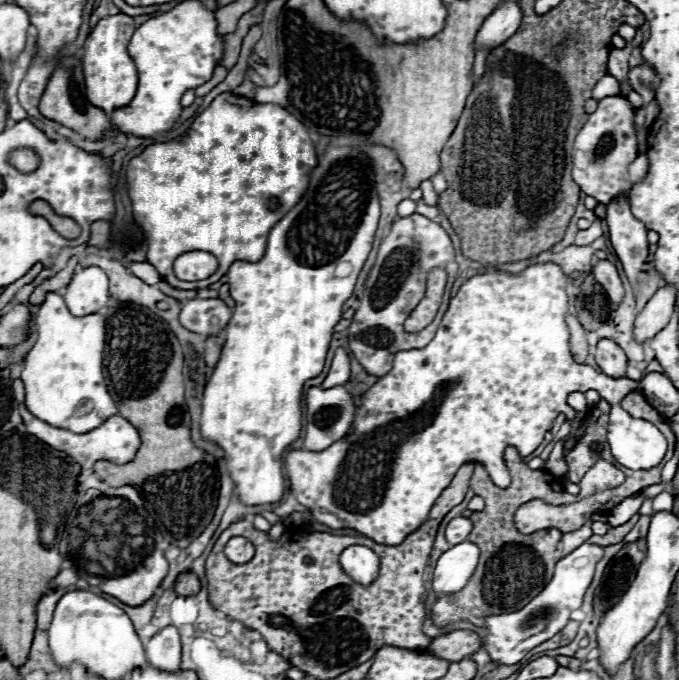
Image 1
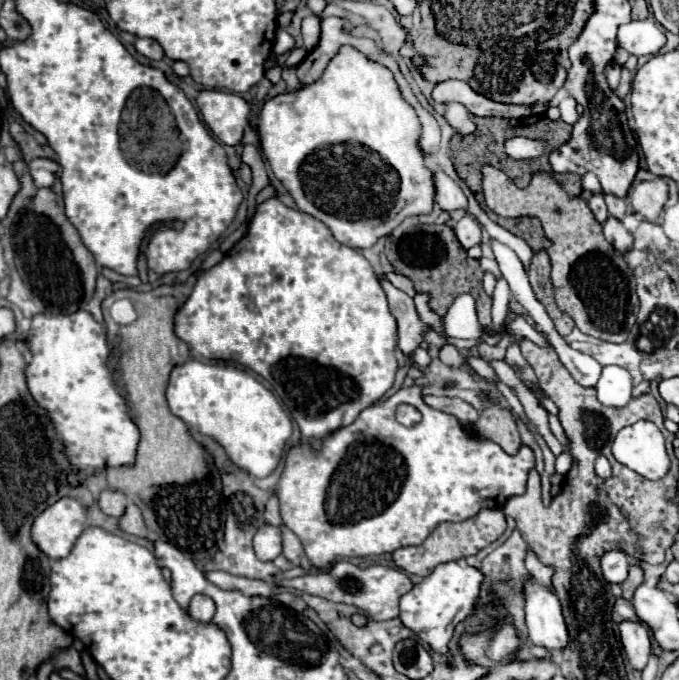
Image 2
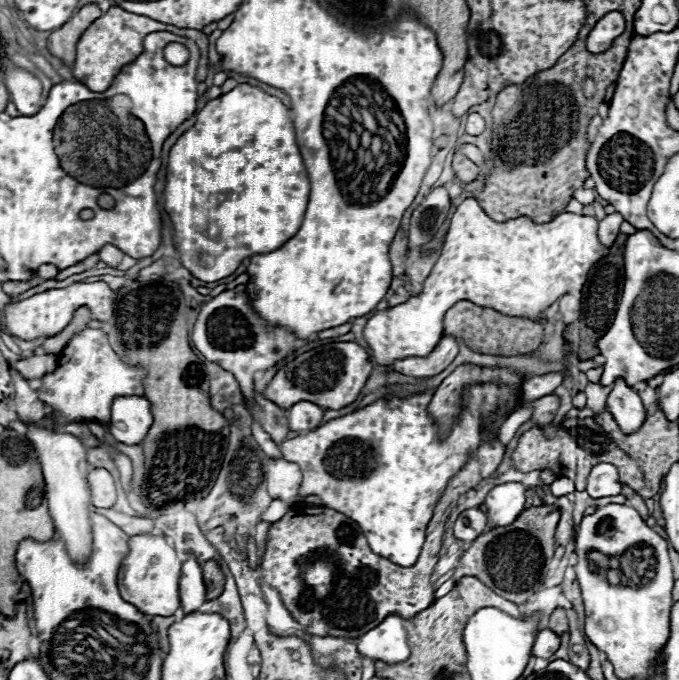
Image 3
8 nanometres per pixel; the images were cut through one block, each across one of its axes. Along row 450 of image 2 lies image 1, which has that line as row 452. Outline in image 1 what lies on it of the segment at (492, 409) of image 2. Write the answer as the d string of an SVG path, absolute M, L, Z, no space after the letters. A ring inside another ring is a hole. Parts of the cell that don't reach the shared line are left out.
M506 448L504 460L508 470L512 472L512 484L508 488L498 488L492 484L488 478L484 466L476 466L474 476L470 480L470 488L476 492L476 496L482 496L486 502L486 508L482 512L474 512L470 520L474 522L474 530L470 532L468 540L478 544L480 548L480 564L468 584L460 592L444 594L438 598L438 602L432 608L432 618L436 622L452 622L452 620L468 620L474 626L482 626L484 616L492 614L504 614L504 612L514 612L520 610L528 600L532 600L536 594L544 590L548 580L554 574L554 552L556 544L562 538L562 532L556 528L546 528L538 530L532 534L520 534L514 526L514 512L530 500L544 500L556 506L578 502L582 498L593 494L599 490L616 488L624 482L624 474L610 464L608 460L600 458L596 464L586 472L583 479L587 485L583 485L583 491L572 496L564 490L562 482L558 476L554 476L548 470L530 470L528 464L518 456L514 448Z

